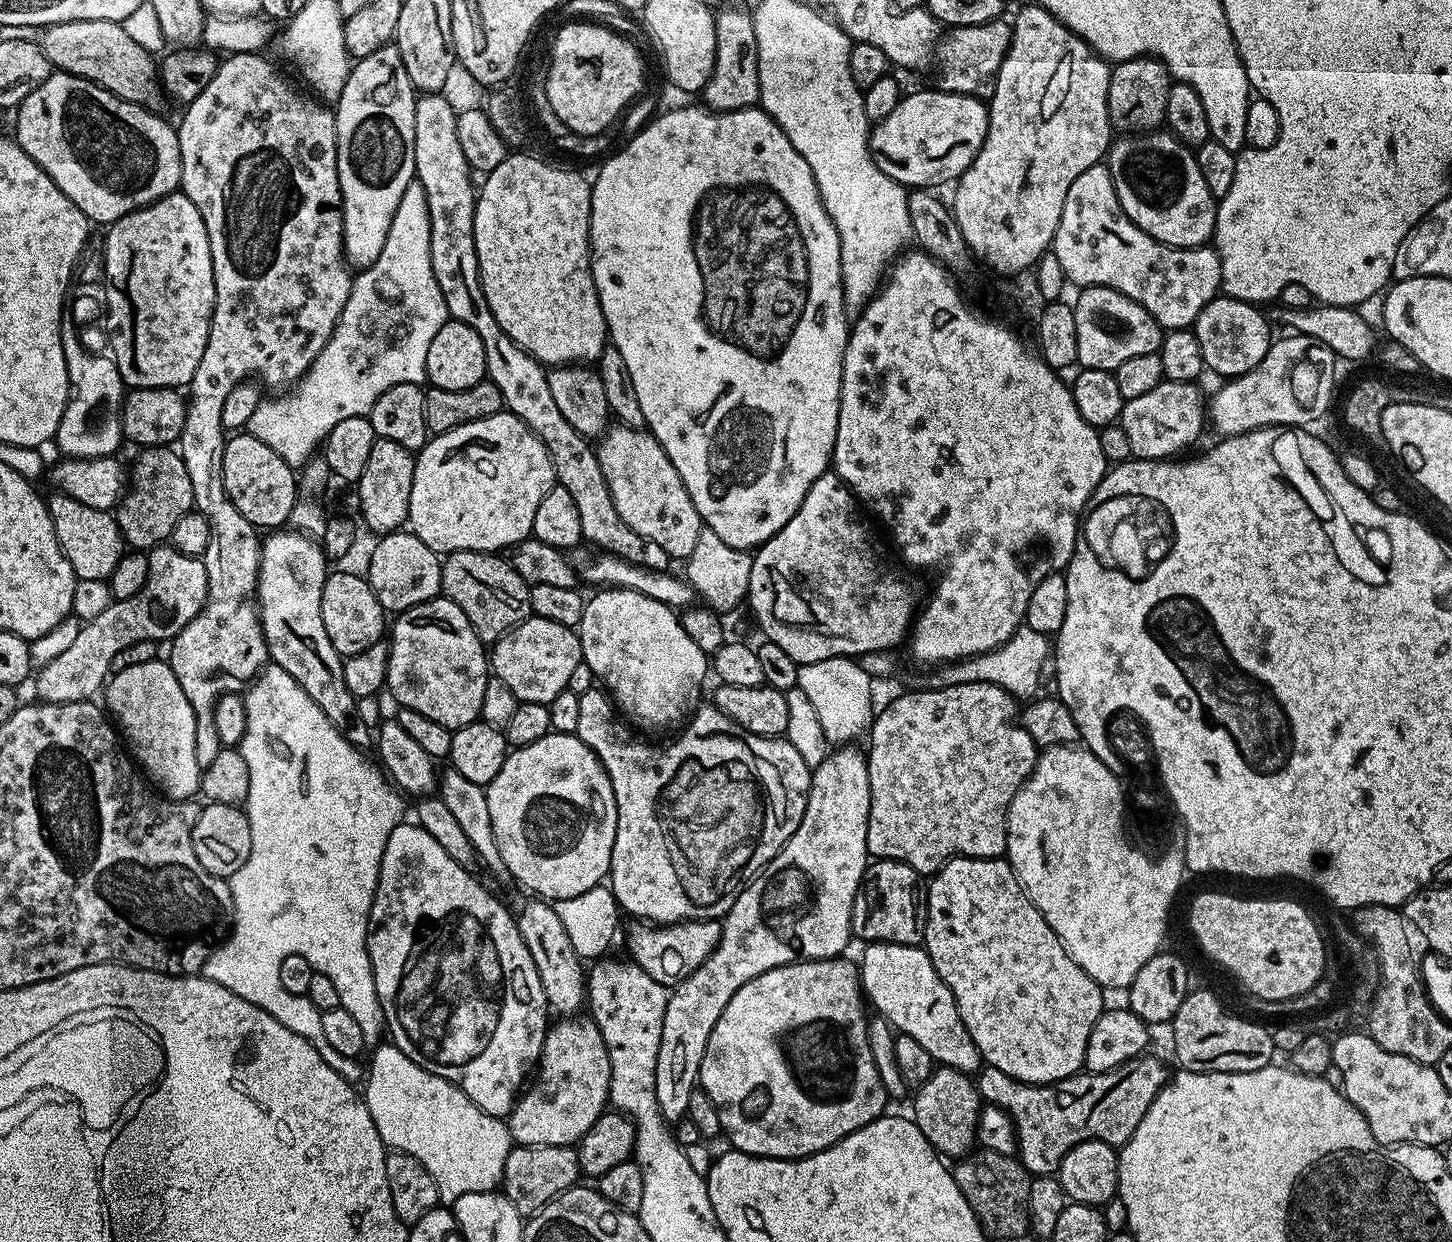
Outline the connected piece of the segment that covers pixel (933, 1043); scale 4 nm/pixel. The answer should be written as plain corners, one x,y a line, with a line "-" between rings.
872,942
858,959
860,986
867,1003
876,1007
875,1011
883,1016
893,1029
901,1036
914,1038
925,1048
937,1065
953,1068
969,1074
979,1073
982,1067
980,1051
974,1046
974,1038
966,1030
962,1018
958,1014
958,1006
954,1002
954,994
942,982
938,970
930,962
928,952
922,946
915,944
881,944

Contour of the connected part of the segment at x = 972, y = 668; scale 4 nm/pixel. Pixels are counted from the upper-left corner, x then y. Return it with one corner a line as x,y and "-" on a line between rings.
1022,626
1002,646
992,652
970,656
966,660
957,660
945,664
939,669
935,683
965,684
966,682
990,682
994,686
1002,686
1017,701
1028,702
1037,695
1040,683
1044,680
1044,667
1050,664
1050,640
1038,630
1030,630

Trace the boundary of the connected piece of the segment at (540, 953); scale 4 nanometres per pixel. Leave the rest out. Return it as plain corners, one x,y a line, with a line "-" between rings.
528,898
515,913
516,925
534,958
538,978
542,978
542,990
546,994
549,1009
556,1014
576,1014
586,1004
586,968
580,955
570,946
570,938
558,918
555,907
543,898

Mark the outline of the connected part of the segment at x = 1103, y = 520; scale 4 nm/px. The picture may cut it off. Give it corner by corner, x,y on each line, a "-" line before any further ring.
1116,492
1116,496
1092,496
1082,520
1082,540
1110,569
1127,569
1128,560
1136,560
1138,567
1147,569
1149,565
1159,565
1160,557
1168,553
1171,524
1175,520
1172,508
1168,508
1164,500
1156,500
1152,492

